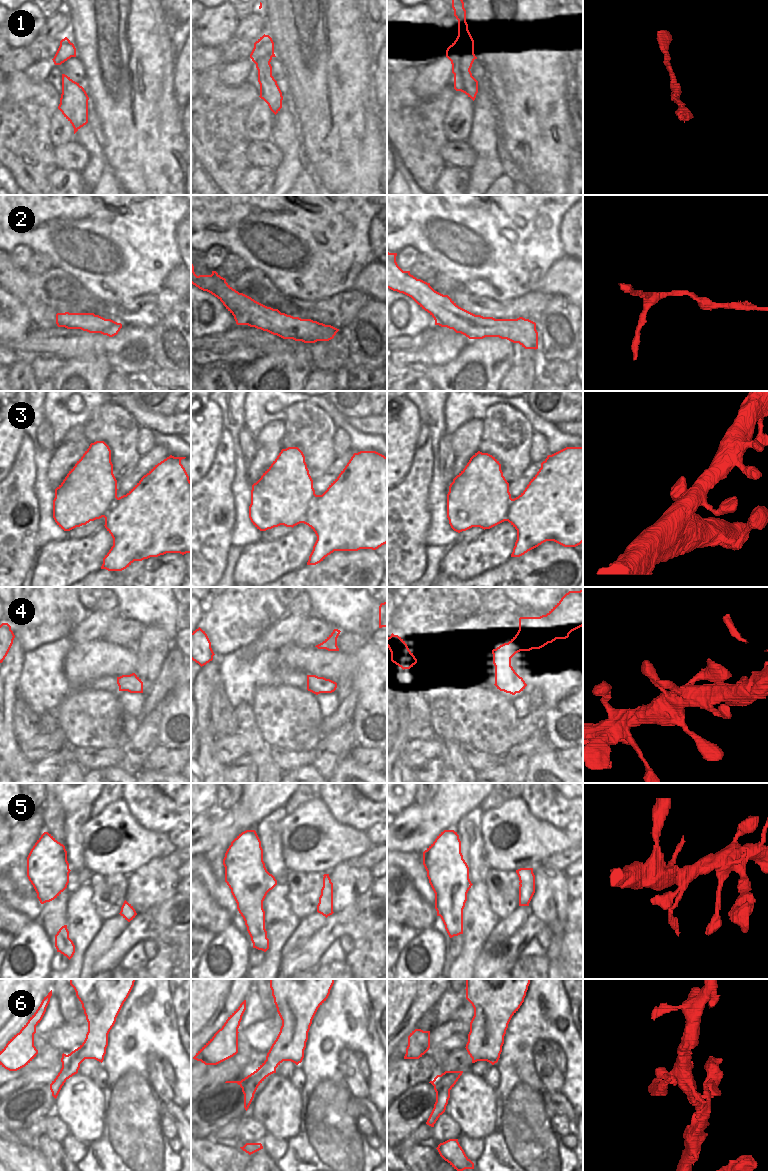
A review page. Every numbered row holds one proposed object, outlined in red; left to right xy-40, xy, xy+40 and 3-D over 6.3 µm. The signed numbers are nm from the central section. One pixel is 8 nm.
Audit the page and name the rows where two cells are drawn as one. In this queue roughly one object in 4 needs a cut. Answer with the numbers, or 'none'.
5

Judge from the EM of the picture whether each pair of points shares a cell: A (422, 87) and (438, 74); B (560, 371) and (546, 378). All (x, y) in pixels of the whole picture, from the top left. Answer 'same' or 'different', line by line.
A: same
B: same

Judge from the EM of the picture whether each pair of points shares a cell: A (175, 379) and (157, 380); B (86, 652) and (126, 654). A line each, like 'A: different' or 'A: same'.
A: same
B: same

